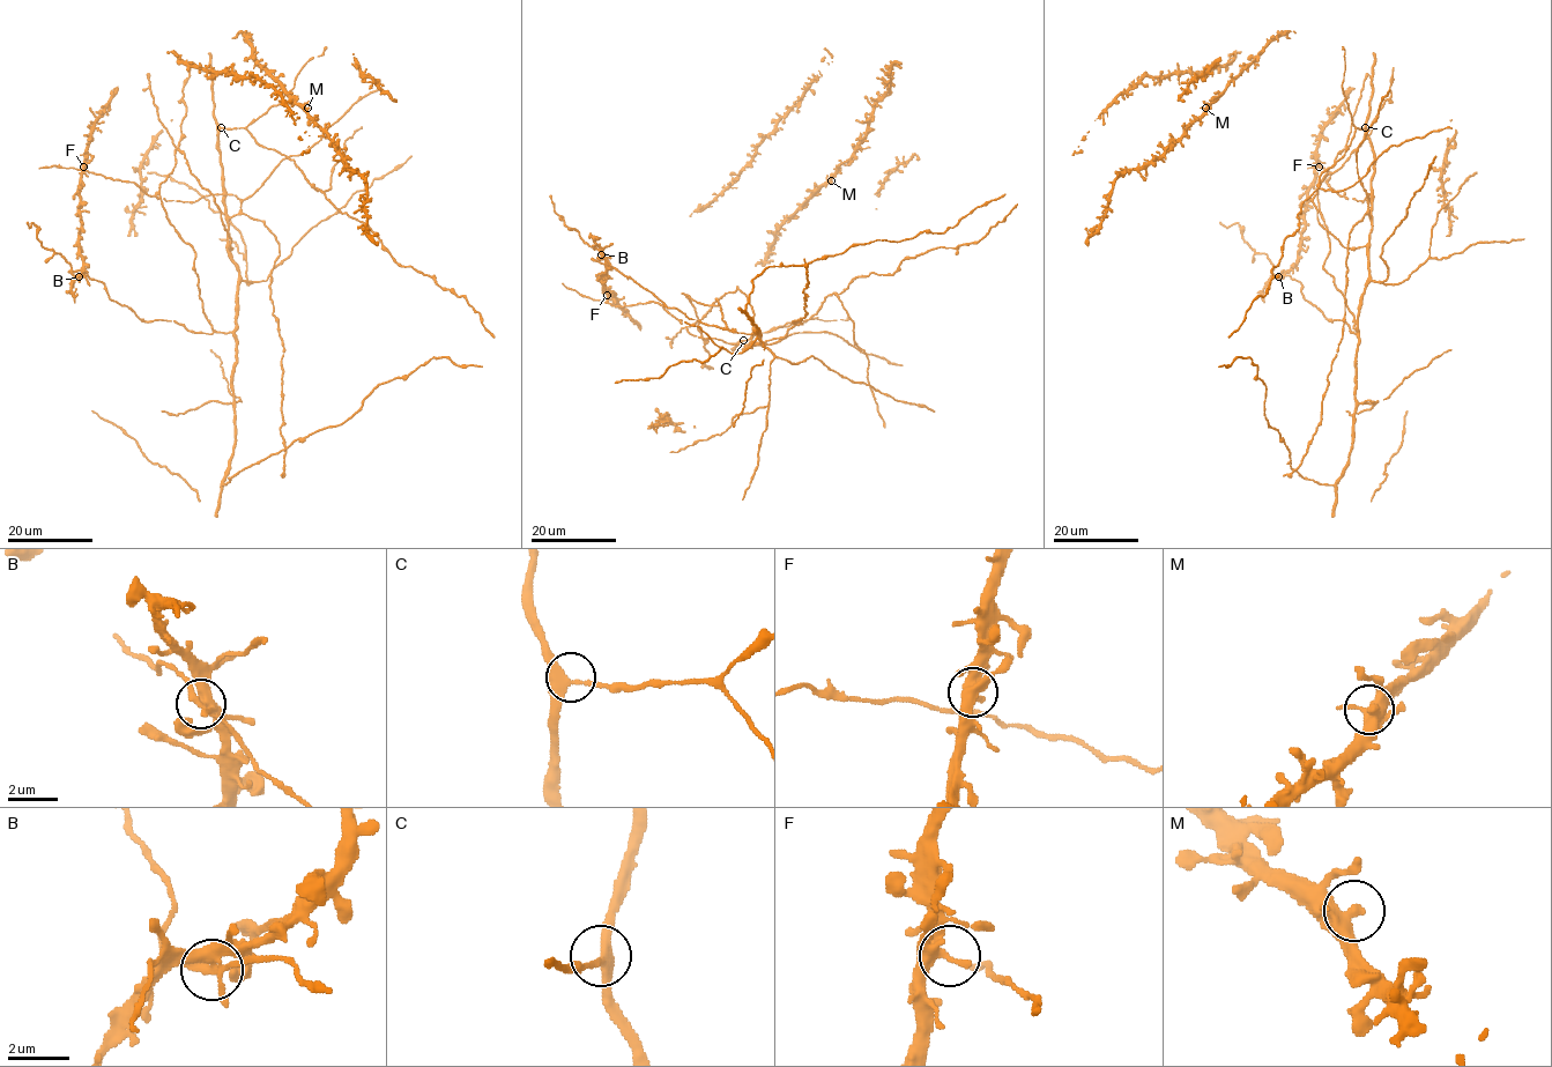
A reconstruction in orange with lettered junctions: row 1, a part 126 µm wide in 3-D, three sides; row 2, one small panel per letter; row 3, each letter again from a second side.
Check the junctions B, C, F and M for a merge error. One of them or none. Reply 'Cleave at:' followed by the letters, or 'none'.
Cleave at: none

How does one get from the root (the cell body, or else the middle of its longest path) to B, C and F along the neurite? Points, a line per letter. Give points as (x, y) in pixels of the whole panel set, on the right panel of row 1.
B: (1357, 332), (1352, 333), (1344, 320), (1330, 321), (1307, 302), (1298, 280), (1287, 275), (1278, 276)
C: (1357, 332), (1359, 301), (1368, 276), (1371, 177), (1374, 171), (1374, 150), (1365, 127)
F: (1357, 332), (1344, 320), (1330, 321), (1304, 298), (1301, 284), (1285, 274), (1297, 259), (1307, 187), (1319, 167)

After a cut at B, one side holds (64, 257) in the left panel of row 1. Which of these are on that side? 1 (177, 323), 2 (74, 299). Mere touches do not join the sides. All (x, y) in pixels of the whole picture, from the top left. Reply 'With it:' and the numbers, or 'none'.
With it: none

